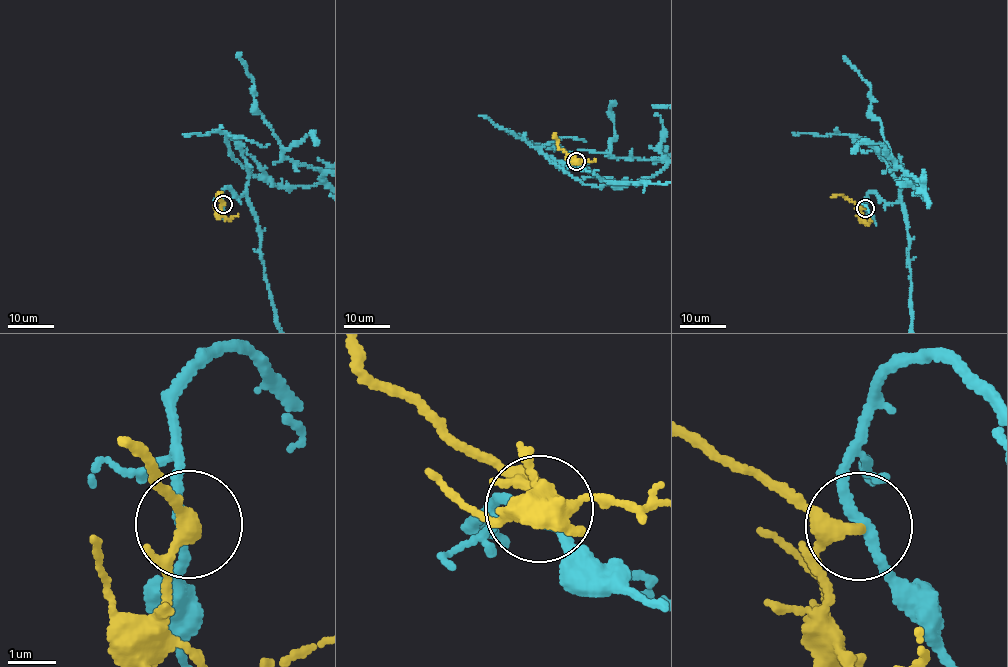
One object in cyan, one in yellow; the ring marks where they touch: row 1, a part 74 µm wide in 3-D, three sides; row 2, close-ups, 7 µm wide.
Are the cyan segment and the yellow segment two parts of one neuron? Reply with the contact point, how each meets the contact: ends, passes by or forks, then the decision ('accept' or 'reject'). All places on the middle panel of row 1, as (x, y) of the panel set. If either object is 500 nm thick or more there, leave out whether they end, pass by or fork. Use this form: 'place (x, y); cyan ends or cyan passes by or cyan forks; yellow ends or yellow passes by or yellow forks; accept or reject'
place (576, 161); cyan passes by; yellow passes by; reject

